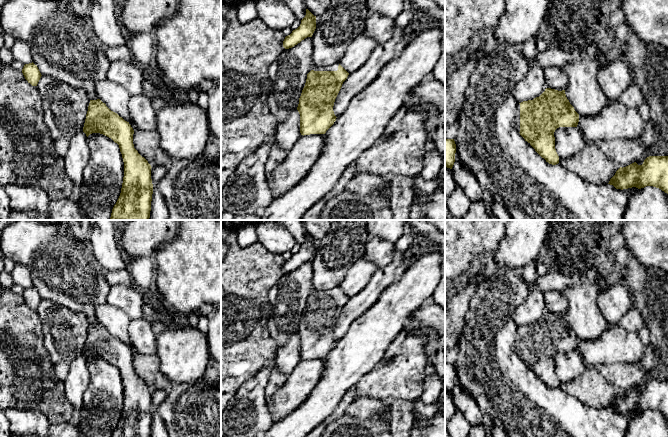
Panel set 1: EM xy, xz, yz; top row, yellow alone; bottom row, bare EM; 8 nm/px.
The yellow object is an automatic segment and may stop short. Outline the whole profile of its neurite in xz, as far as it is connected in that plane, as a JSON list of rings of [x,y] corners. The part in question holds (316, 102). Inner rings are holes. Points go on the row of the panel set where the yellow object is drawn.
[[[339,64],[326,67],[313,66],[307,74],[305,86],[299,98],[297,110],[300,114],[301,135],[325,134],[336,121],[333,111],[335,99],[349,73]]]

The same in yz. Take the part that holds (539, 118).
[[[546,88],[539,97],[517,104],[515,125],[518,132],[546,162],[552,165],[559,163],[555,149],[555,130],[559,127],[577,127],[578,122],[579,114],[567,99],[565,90]]]

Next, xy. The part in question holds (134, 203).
[[[100,99],[90,100],[83,132],[88,137],[100,133],[119,145],[124,162],[120,196],[109,220],[149,220],[153,184],[151,165],[134,148],[134,130]]]

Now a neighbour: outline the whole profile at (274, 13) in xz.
[[[253,0],[256,3],[258,18],[276,30],[290,27],[297,19],[293,11],[281,0]]]

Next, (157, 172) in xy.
[[[154,166],[151,168],[151,179],[153,186],[156,186],[167,174],[168,168],[165,166]]]

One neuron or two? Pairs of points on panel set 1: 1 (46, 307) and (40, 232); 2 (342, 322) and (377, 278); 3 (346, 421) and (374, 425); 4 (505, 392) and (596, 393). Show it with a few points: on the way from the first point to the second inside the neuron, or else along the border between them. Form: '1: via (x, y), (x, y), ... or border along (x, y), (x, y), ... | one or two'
1: border along (42, 298), (67, 308) | two
2: via (352, 311), (373, 289) | one
3: via (353, 425), (367, 425) | one
4: border along (559, 386), (565, 392), (573, 395), (588, 406) | two

